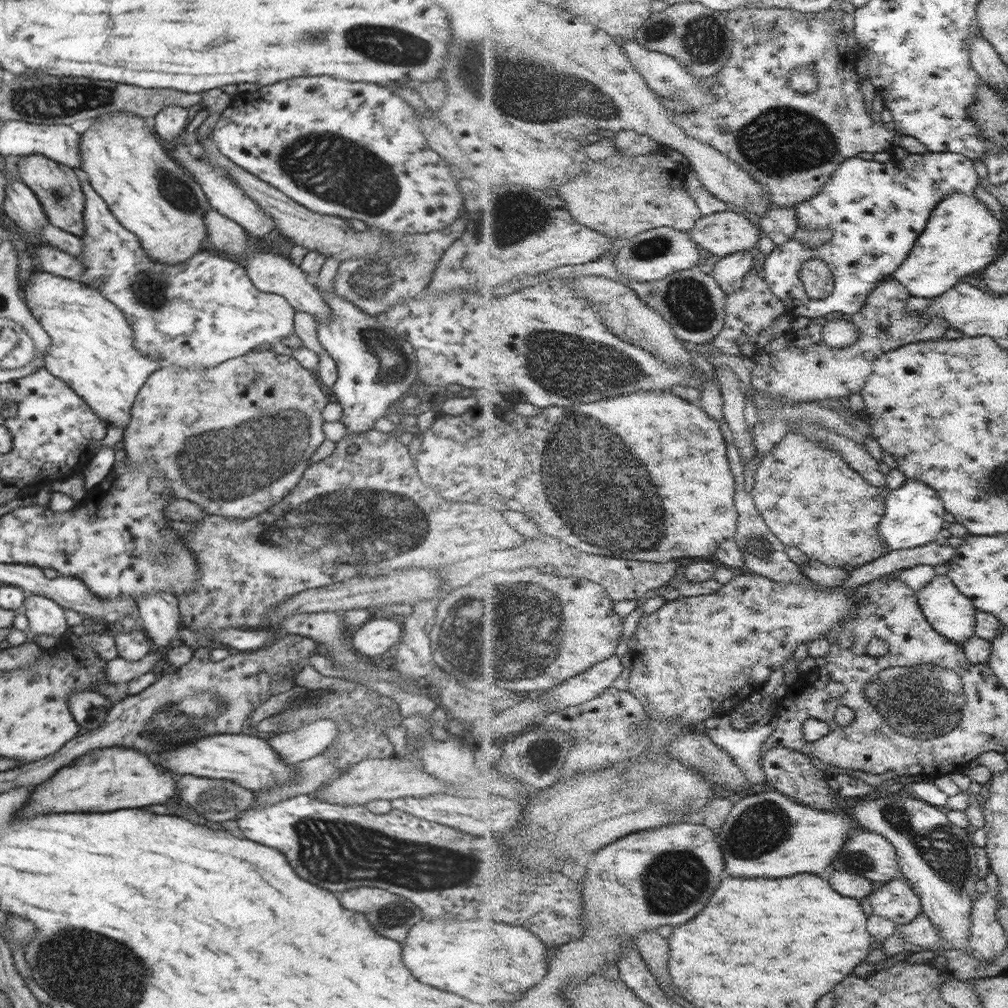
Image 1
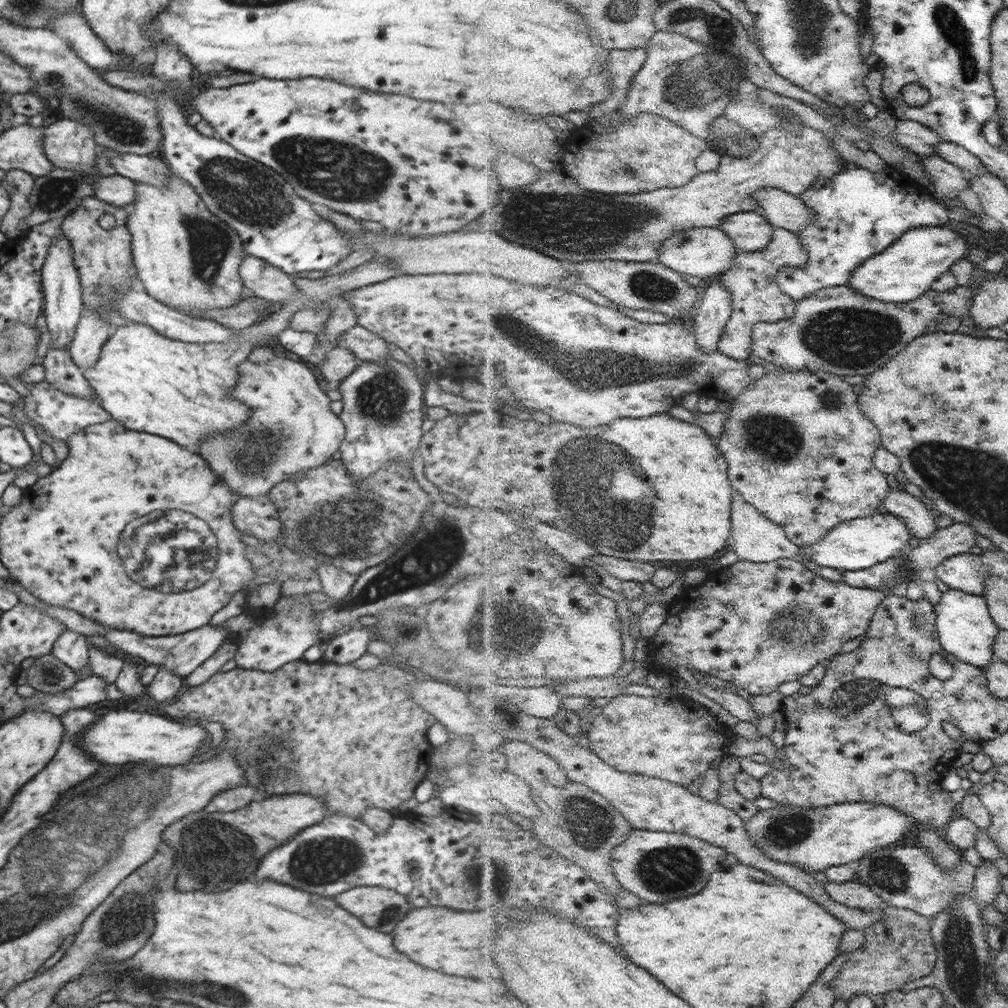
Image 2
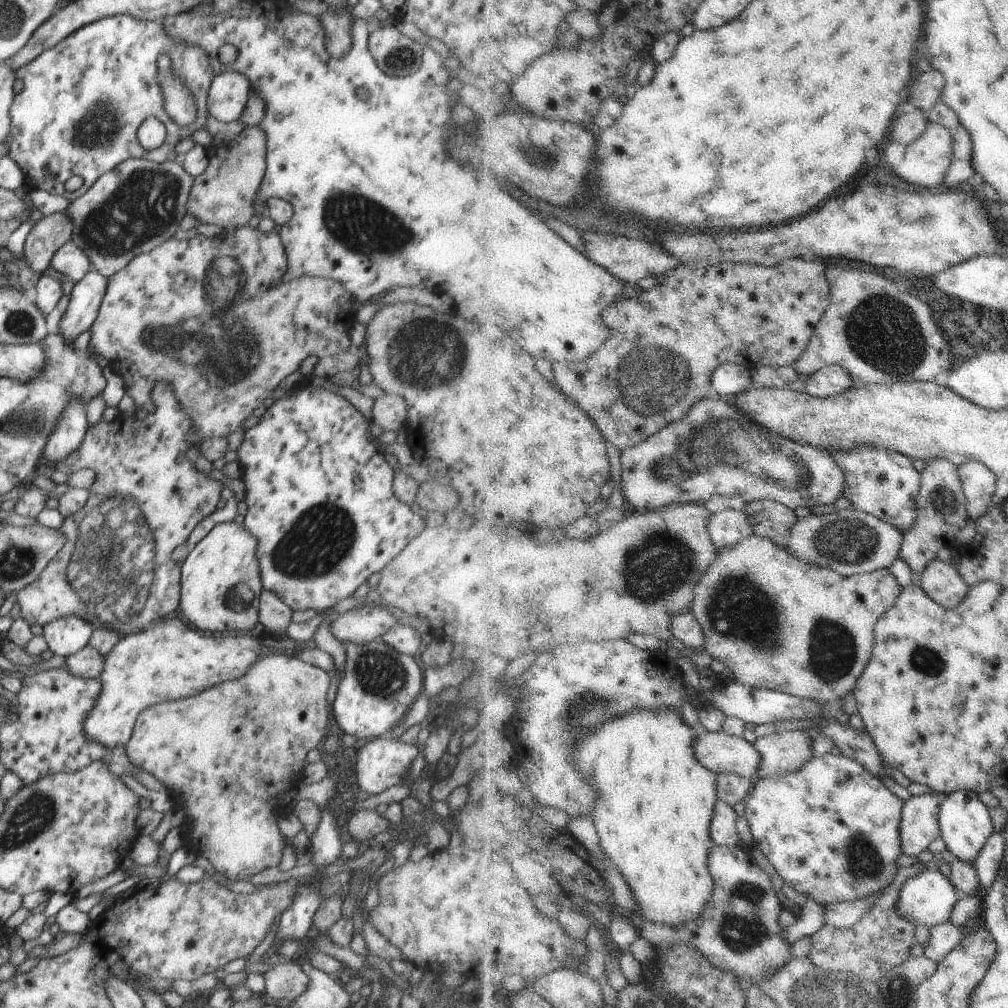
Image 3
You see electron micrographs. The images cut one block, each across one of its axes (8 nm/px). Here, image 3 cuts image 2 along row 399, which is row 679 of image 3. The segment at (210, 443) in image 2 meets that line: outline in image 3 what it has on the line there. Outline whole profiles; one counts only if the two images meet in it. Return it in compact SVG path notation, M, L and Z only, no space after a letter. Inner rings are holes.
M316 647L297 652L297 655L286 656L284 654L268 655L260 657L250 670L232 682L220 683L203 690L200 694L191 697L163 702L154 706L146 707L140 714L132 738L126 742L124 750L128 760L136 766L138 770L146 770L153 774L164 786L170 786L178 798L182 798L182 804L186 808L188 820L192 824L192 834L190 838L198 838L198 846L202 848L202 855L213 866L217 875L224 876L231 881L248 880L248 876L257 874L266 869L277 867L282 860L282 850L286 850L287 838L278 828L278 818L283 814L282 794L286 794L296 783L300 783L300 777L306 767L306 754L314 750L331 731L330 714L327 711L326 694L331 684L328 672L334 671L334 659L324 650Z

